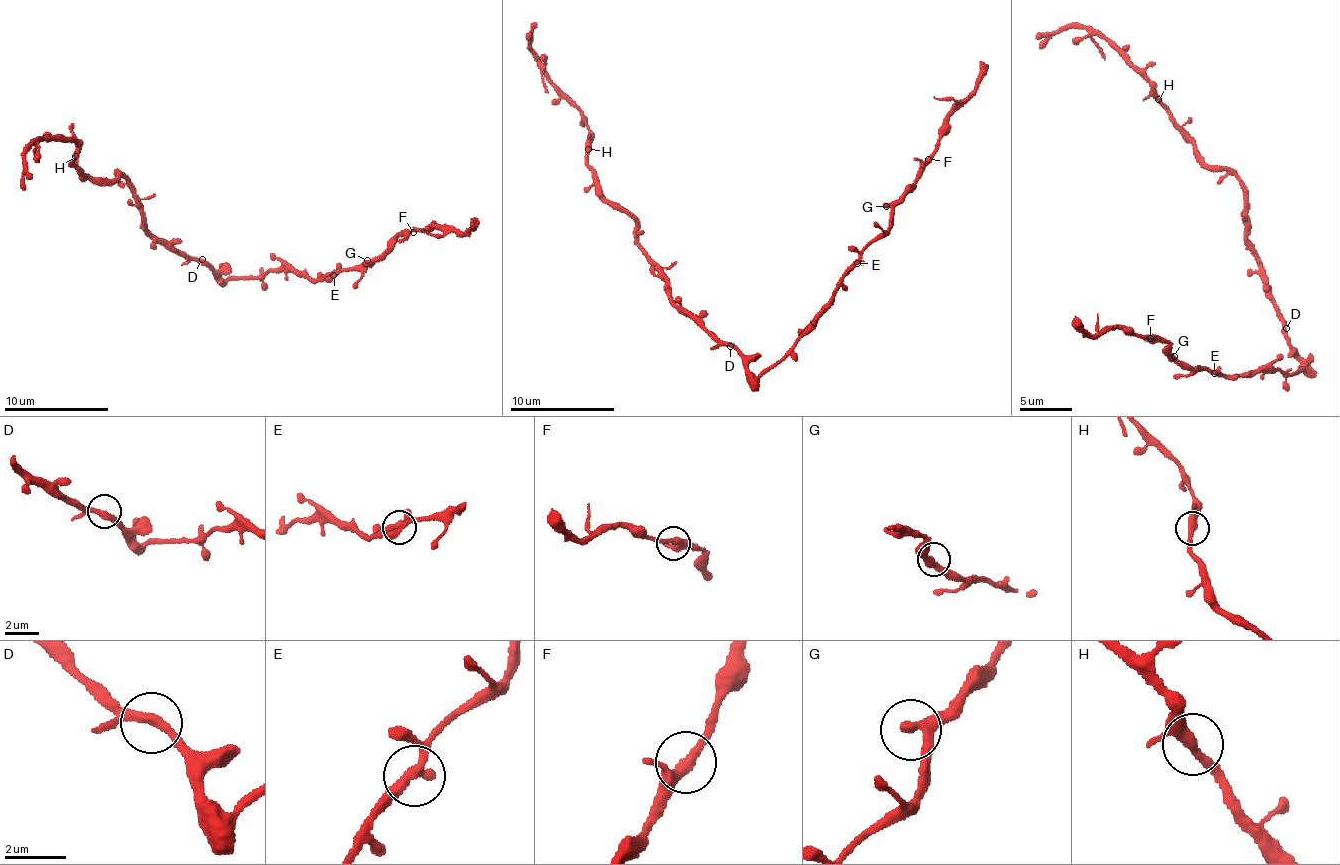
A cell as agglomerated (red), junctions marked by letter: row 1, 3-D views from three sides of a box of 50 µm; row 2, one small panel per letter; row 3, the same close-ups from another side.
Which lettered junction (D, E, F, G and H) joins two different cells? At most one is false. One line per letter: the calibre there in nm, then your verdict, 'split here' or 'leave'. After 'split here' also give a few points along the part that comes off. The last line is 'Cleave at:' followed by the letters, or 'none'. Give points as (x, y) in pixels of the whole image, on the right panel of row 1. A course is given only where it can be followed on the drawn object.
D: calibre 260 nm; leave
E: calibre 280 nm; leave
F: calibre 320 nm; leave
G: calibre 320 nm; leave
H: calibre 300 nm; leave
Cleave at: none

